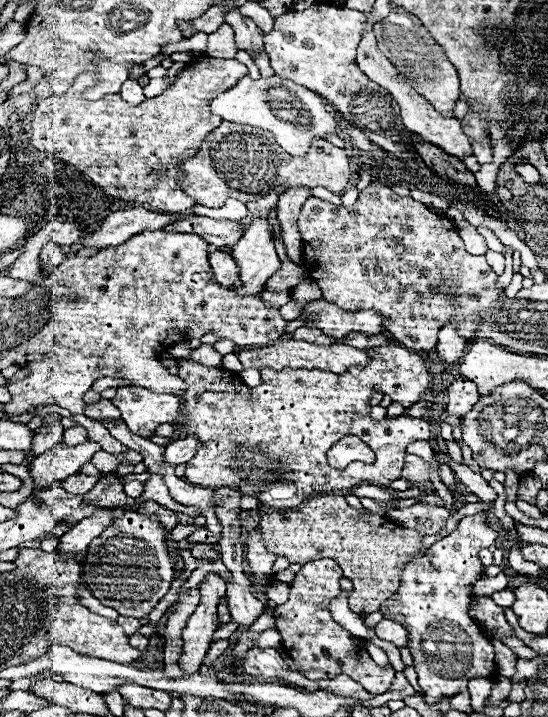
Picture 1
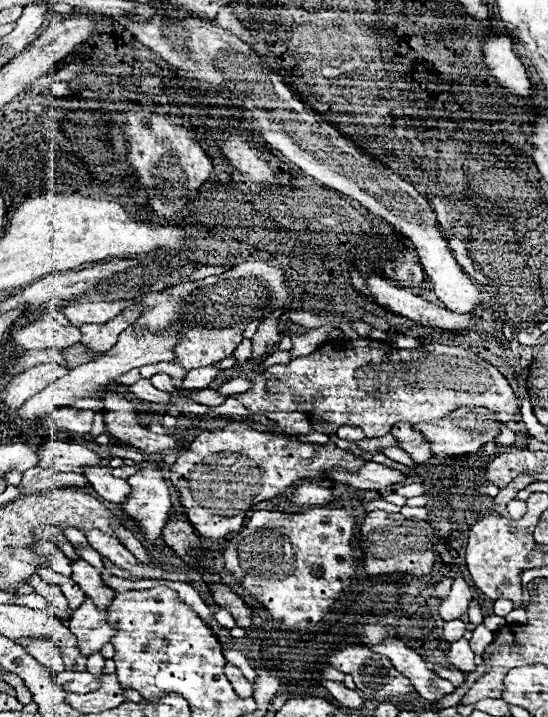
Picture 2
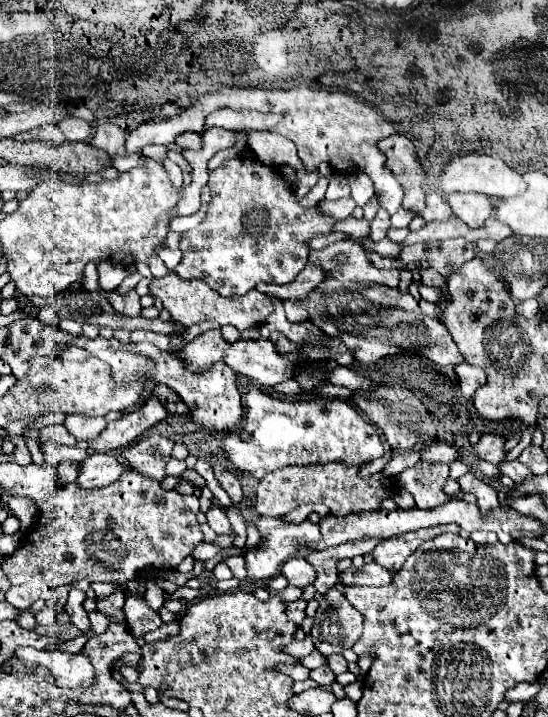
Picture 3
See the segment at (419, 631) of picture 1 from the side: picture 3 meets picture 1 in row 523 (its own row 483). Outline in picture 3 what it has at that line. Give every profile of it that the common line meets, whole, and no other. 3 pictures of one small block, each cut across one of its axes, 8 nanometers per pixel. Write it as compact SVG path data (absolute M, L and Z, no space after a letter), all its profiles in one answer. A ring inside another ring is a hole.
M470 472L463 475L458 482L460 482L460 488L462 488L462 492L472 492L474 496L476 496L476 492L478 492L480 484L484 484L484 482L482 482L482 480L478 480L476 476L472 476Z

